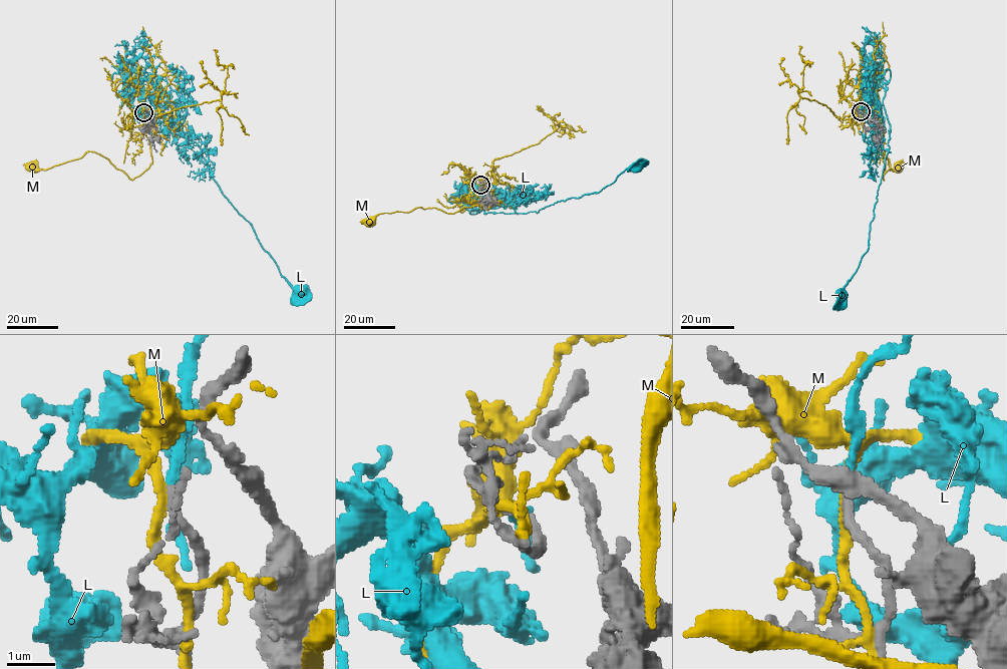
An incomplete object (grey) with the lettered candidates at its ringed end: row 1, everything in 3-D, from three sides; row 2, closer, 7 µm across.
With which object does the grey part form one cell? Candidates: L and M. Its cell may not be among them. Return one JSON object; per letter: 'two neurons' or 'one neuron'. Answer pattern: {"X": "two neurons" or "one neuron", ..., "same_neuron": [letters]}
{"L": "one neuron", "M": "two neurons", "same_neuron": ["L"]}

